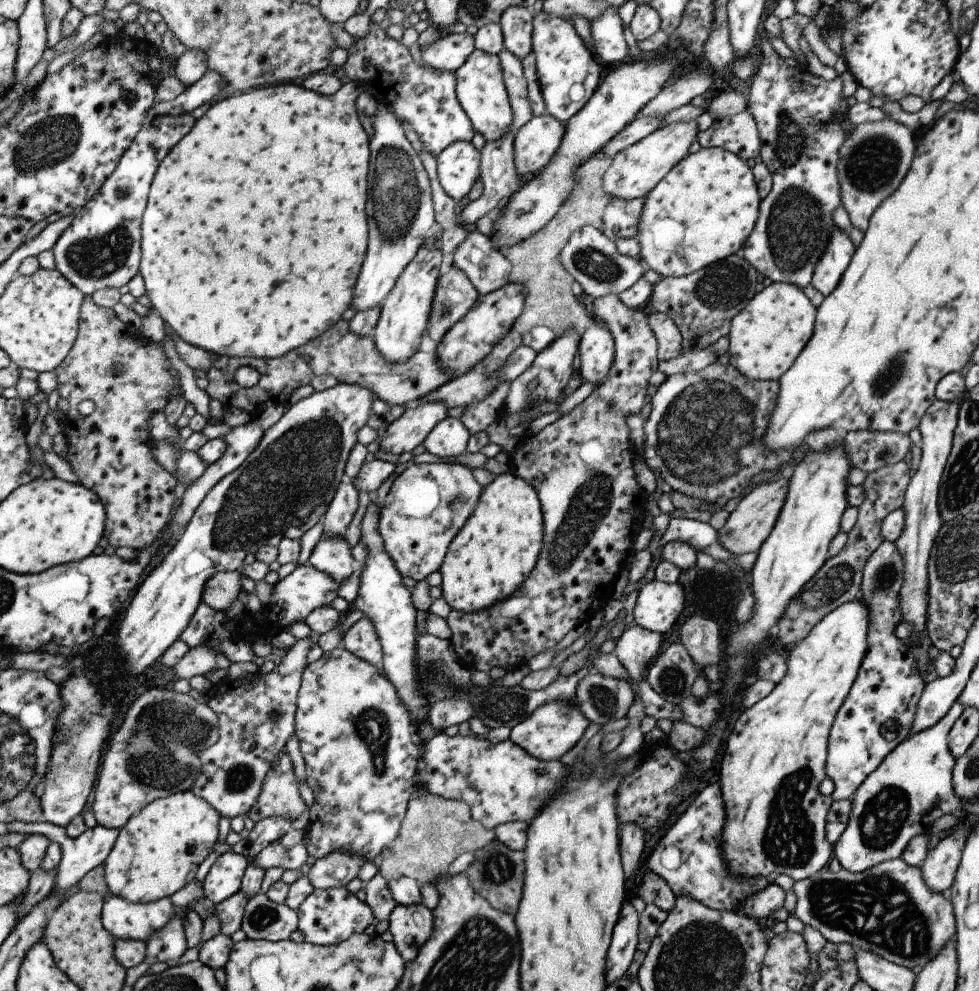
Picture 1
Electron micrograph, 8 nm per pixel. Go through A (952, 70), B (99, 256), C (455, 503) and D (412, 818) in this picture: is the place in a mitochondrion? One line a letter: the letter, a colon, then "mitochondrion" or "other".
A: other
B: mitochondrion
C: mitochondrion
D: other

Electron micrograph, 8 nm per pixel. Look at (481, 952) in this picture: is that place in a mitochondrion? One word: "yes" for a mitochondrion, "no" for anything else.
yes

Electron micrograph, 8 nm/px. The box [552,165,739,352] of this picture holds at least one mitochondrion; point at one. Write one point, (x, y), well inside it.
(591, 262)

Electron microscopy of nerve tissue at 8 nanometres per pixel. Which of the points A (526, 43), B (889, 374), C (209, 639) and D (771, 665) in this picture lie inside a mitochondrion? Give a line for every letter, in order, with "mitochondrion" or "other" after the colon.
A: other
B: mitochondrion
C: other
D: mitochondrion

